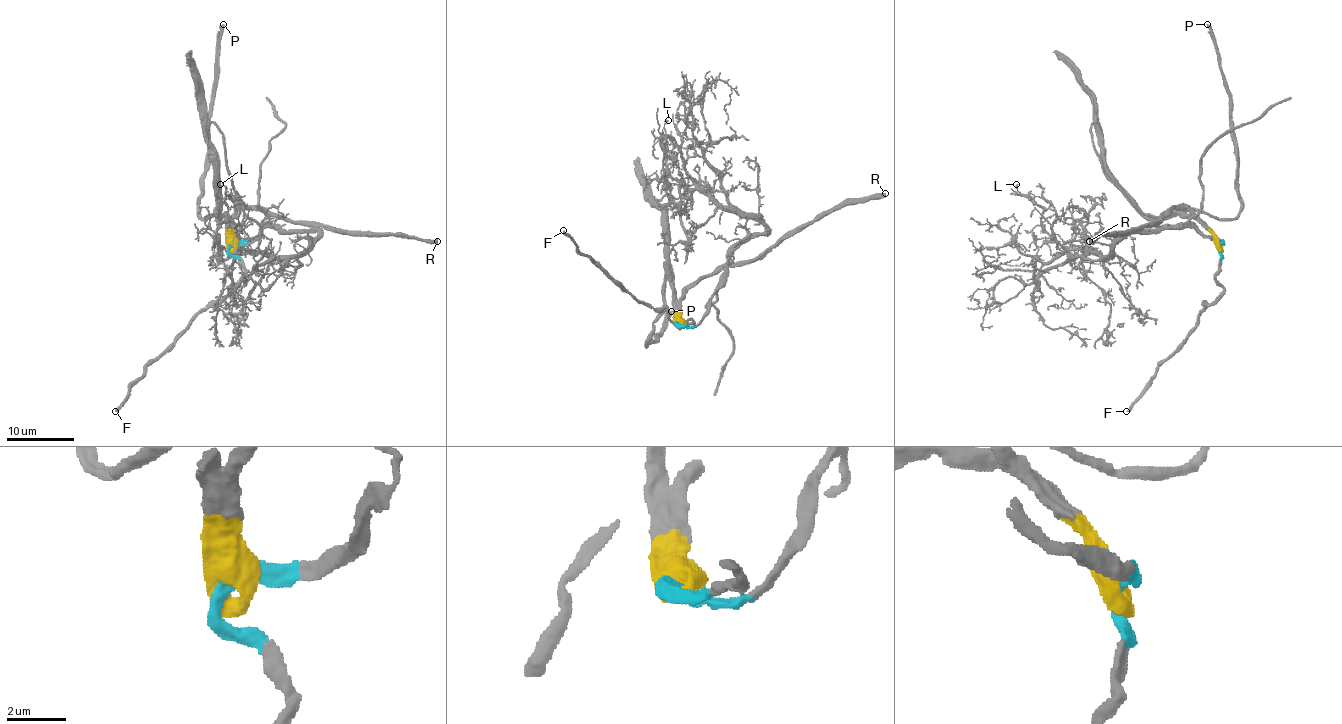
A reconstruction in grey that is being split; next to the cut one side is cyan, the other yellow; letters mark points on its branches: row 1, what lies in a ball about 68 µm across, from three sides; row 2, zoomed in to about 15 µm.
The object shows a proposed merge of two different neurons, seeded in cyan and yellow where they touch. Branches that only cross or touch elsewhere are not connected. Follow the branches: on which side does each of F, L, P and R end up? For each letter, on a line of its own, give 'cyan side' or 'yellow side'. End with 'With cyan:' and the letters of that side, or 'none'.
F: cyan side
L: cyan side
P: yellow side
R: yellow side
With cyan: F, L

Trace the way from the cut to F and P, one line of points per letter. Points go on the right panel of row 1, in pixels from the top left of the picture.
F: (1219, 245), (1221, 267), (1216, 282), (1222, 292), (1204, 306), (1199, 324), (1156, 368), (1151, 383), (1126, 411)
P: (1219, 245), (1200, 223), (1177, 212), (1204, 211), (1233, 219), (1241, 204), (1229, 94), (1207, 24)

